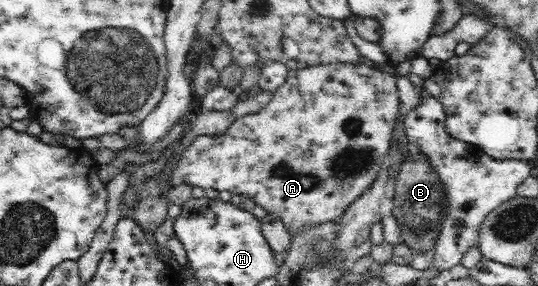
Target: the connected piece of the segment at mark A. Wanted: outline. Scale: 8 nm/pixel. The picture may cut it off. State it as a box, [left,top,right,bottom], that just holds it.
[169,63,399,232]

